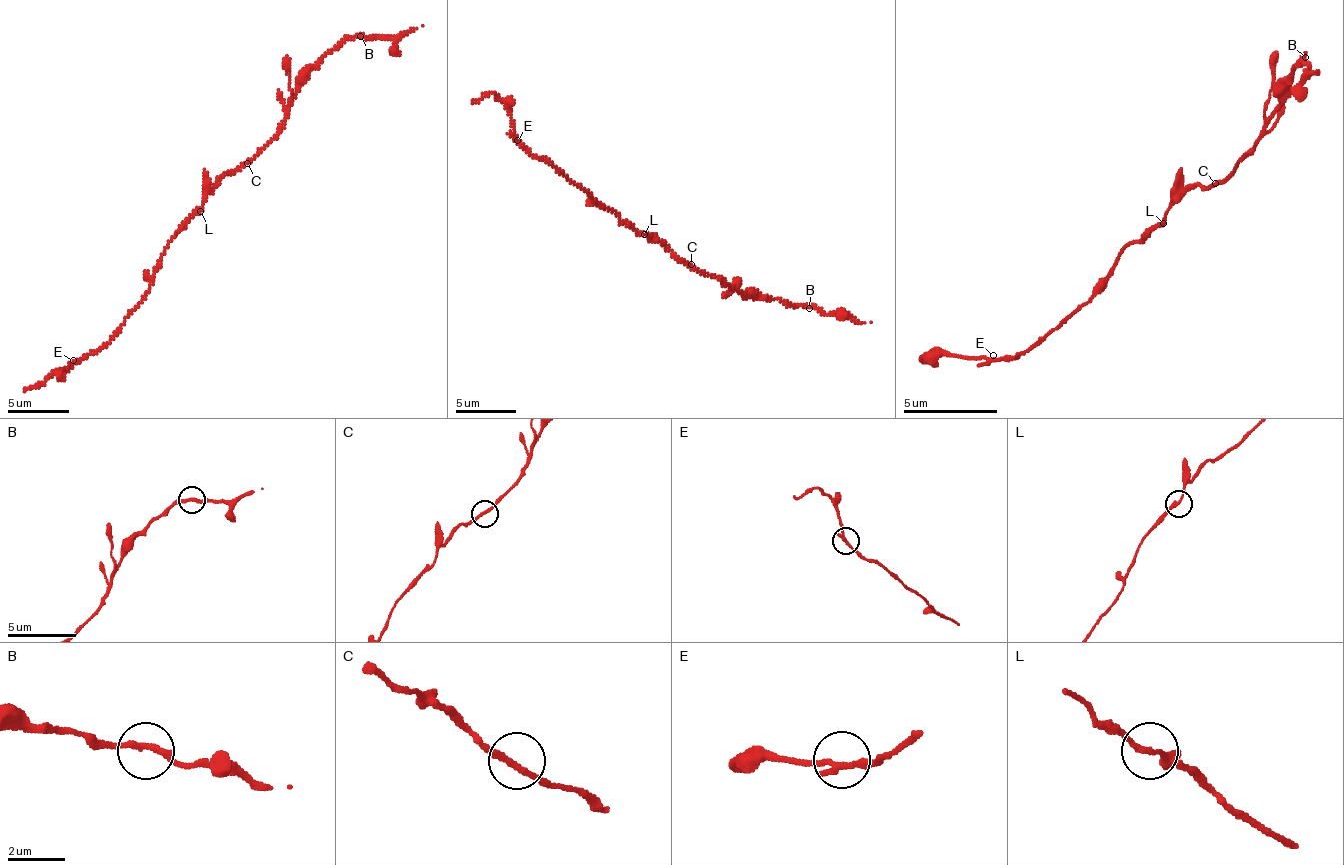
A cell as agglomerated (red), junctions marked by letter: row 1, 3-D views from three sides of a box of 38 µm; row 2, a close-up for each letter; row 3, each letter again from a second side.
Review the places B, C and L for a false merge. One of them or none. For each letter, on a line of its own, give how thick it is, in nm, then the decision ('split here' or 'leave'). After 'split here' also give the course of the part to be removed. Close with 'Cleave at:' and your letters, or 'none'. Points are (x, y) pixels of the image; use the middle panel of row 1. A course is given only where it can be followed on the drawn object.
B: 200 nm thick; leave
C: 200 nm thick; leave
L: 190 nm thick; leave
Cleave at: none

